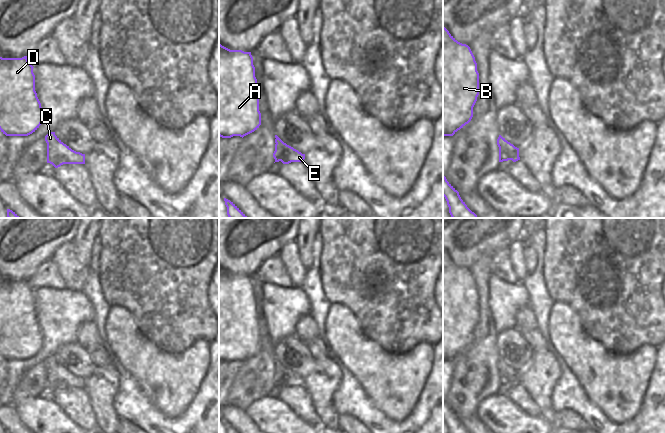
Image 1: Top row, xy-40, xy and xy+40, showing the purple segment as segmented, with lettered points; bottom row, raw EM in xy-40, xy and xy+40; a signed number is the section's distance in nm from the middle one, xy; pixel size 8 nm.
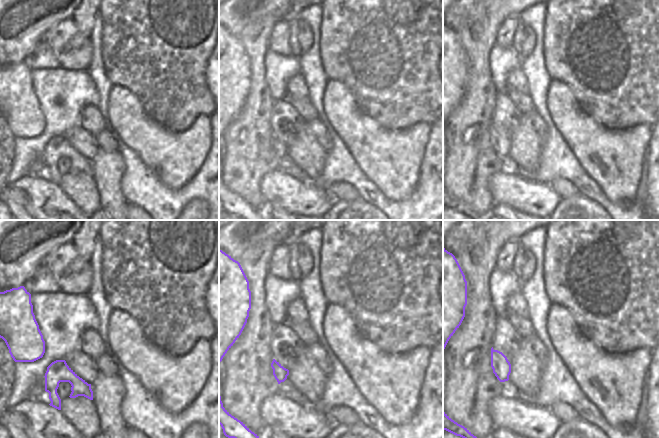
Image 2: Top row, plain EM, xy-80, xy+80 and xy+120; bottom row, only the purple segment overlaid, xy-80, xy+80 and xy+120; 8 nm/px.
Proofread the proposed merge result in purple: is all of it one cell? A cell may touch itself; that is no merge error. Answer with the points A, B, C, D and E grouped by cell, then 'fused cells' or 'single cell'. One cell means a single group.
A B D / C E; fused cells

